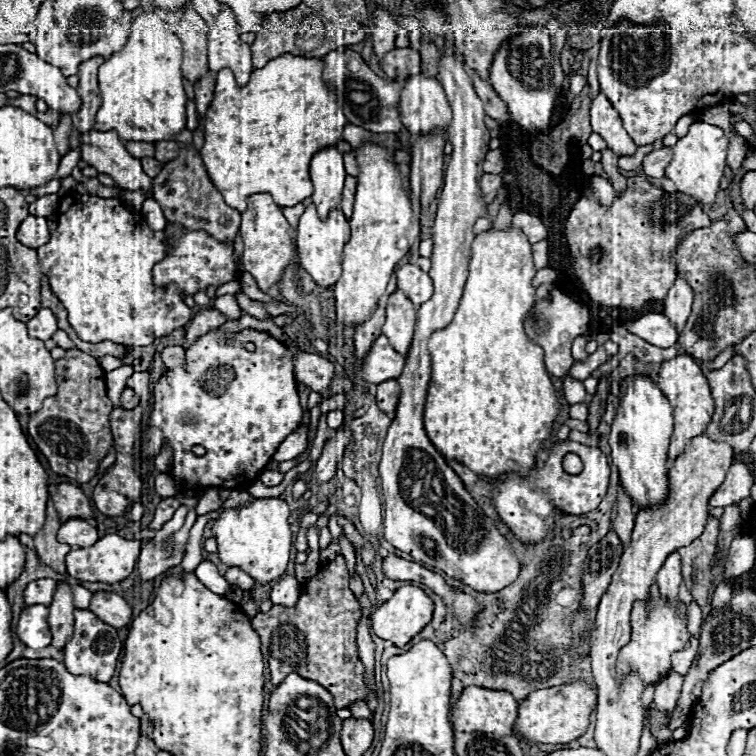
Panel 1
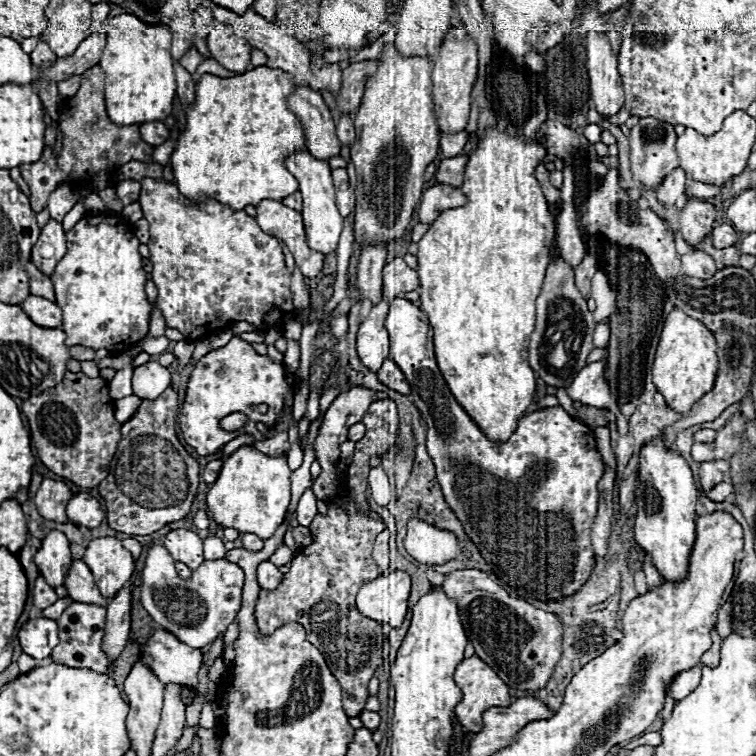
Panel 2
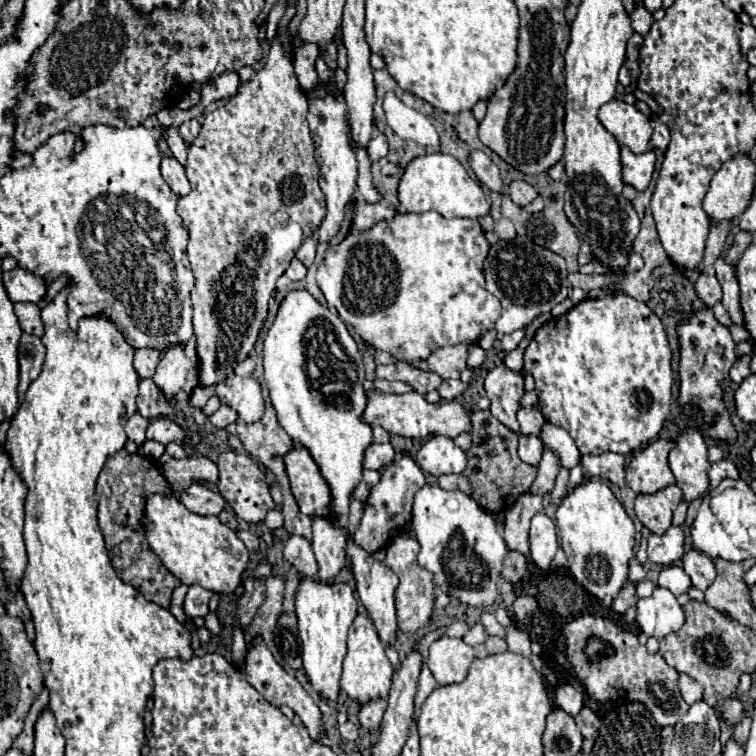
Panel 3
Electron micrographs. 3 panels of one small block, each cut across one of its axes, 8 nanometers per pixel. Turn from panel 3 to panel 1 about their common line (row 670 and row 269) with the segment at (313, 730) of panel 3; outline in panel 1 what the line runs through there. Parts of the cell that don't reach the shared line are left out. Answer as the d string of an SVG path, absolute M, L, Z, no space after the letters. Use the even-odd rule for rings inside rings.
M252 194L248 198L248 210L242 214L242 230L244 238L244 252L242 252L242 266L250 272L262 292L268 292L274 284L280 282L284 270L292 264L296 256L294 246L294 228L282 214L282 208L272 202L270 194Z

